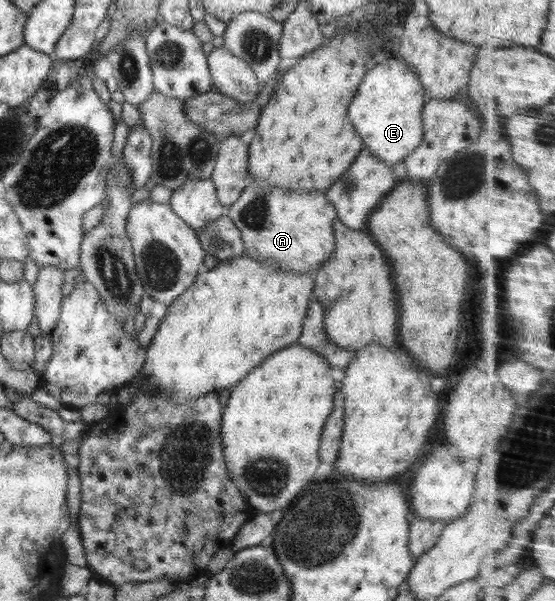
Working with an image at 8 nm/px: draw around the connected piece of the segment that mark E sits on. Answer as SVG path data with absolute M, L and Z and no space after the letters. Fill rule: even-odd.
M389 55L387 59L370 65L363 82L357 86L347 117L363 139L365 149L389 165L403 161L423 140L423 106L425 89L411 66Z

